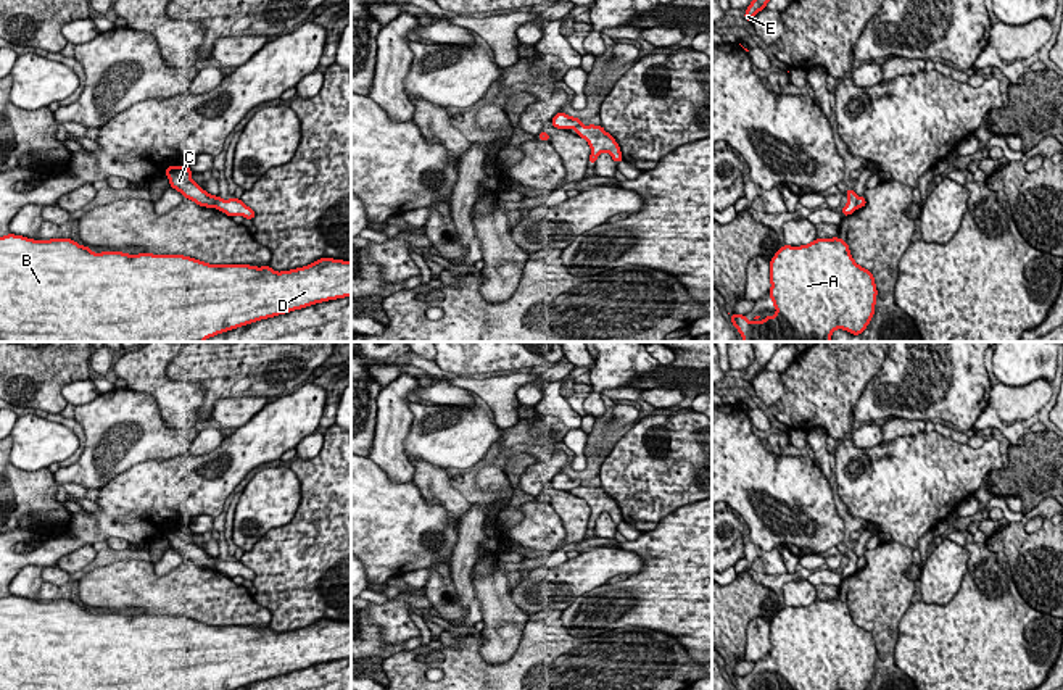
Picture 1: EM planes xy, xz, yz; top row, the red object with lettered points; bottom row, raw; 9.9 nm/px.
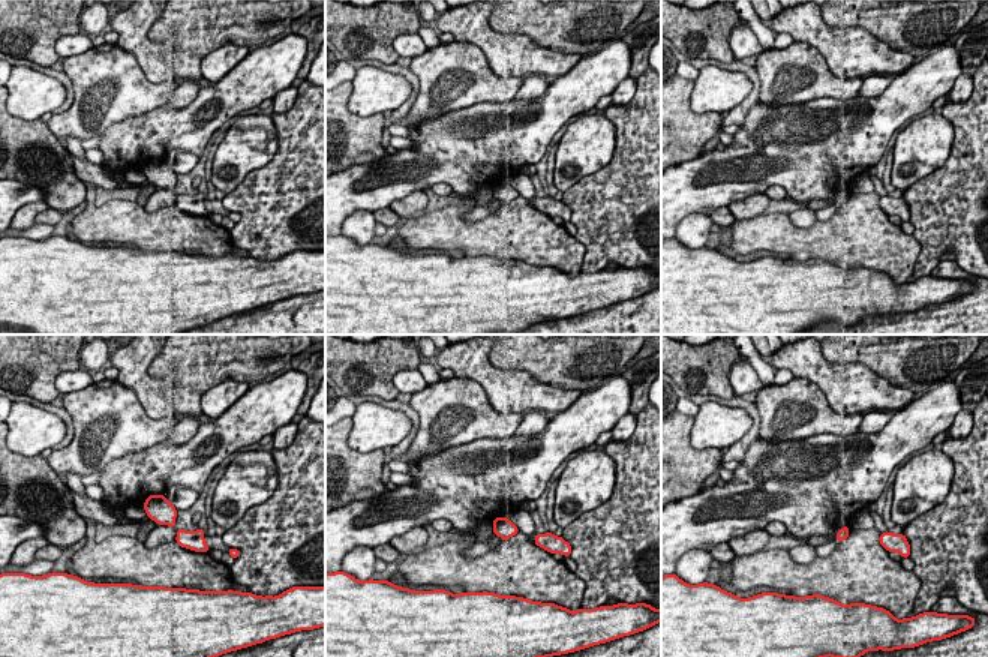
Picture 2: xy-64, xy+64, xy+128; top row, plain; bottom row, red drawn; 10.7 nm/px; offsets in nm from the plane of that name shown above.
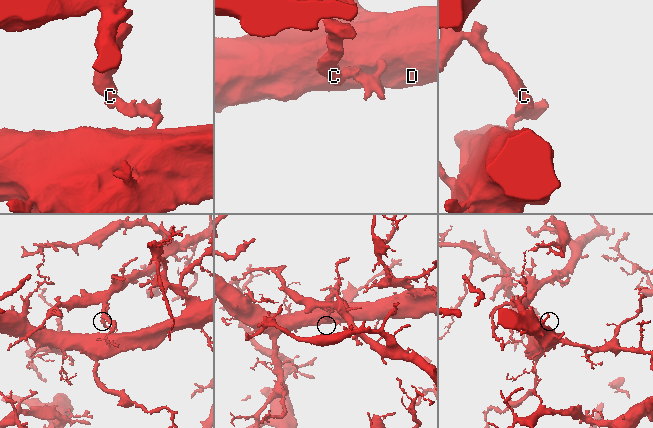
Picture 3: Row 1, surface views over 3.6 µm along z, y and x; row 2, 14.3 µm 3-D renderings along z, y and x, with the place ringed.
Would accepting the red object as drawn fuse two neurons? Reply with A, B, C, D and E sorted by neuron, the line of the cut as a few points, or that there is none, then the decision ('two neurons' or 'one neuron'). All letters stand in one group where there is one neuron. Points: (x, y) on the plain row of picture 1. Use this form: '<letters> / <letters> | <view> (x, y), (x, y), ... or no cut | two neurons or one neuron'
A B D / C E | xy (218, 558), (215, 568) | two neurons

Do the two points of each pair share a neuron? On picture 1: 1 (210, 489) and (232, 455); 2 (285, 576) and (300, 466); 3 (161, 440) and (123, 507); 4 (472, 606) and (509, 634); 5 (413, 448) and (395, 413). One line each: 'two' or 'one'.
1: one
2: one
3: two
4: two
5: two

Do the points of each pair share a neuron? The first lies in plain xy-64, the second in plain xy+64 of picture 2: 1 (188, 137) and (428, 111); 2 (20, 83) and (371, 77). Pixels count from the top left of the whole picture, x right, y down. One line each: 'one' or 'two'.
1: two
2: one

